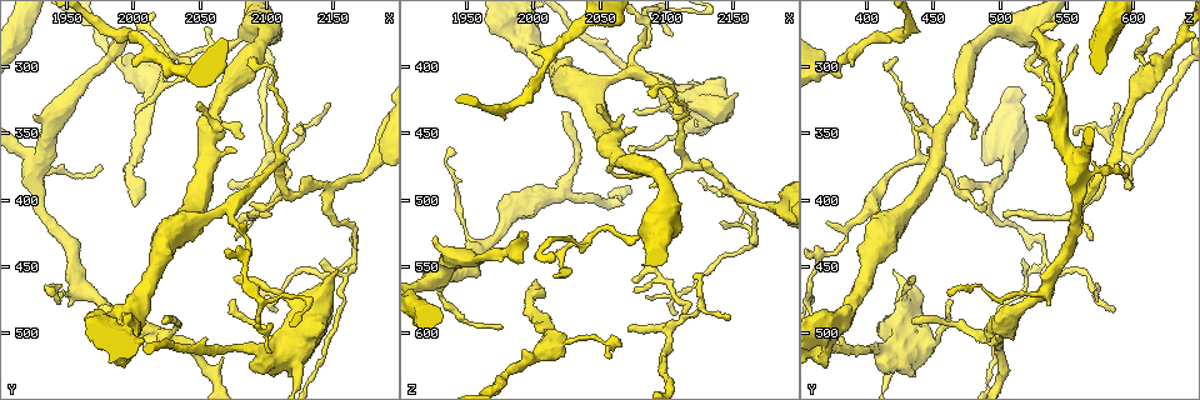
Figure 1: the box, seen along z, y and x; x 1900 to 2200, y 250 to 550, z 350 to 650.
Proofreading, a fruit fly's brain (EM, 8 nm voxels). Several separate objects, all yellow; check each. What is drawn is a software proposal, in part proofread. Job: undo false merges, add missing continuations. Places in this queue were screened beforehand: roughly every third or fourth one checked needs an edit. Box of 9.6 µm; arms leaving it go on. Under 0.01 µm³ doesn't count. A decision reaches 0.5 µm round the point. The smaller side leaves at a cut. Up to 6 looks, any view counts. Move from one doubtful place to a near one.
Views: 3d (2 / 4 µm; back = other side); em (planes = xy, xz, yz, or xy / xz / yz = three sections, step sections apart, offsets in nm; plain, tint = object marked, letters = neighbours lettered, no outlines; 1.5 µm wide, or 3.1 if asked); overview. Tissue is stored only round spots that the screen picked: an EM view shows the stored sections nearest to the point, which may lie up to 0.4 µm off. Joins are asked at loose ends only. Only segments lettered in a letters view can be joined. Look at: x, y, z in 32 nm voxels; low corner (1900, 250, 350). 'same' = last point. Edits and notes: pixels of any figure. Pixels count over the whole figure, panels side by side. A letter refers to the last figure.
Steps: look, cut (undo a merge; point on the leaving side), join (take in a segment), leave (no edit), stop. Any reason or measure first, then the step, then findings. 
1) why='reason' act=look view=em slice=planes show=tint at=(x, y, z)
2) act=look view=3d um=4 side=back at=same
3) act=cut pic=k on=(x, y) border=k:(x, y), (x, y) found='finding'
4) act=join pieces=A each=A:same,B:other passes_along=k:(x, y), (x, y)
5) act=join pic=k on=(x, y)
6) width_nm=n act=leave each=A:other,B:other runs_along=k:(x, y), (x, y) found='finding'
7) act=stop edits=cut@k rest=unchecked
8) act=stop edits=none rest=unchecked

why='tapers out' act=look view=3d um=2 at=(2102, 514, 372)

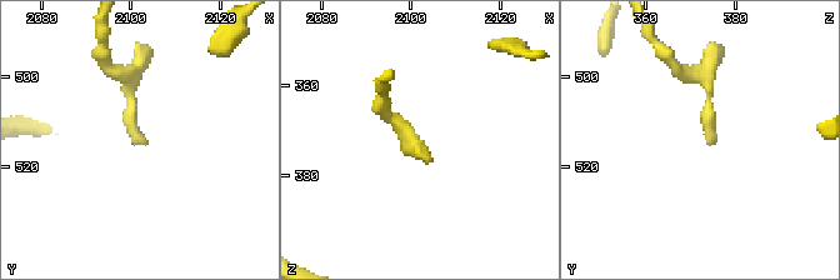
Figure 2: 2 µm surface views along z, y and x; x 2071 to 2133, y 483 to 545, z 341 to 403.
why='shape alone is not enough' act=look view=em slice=xy step=4 show=letters at=(2102, 515, 373)

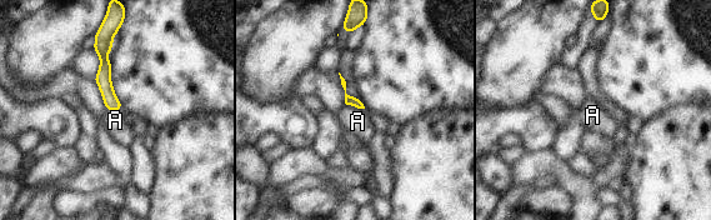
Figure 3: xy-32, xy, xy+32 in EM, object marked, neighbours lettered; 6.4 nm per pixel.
act=look view=em slice=planes show=letters at=same

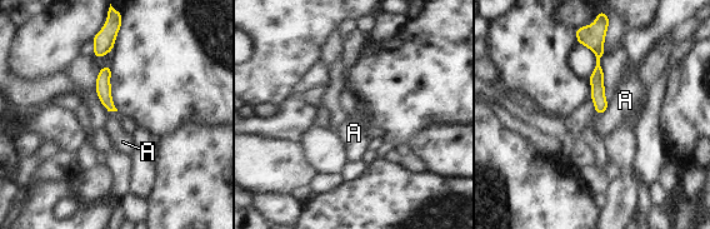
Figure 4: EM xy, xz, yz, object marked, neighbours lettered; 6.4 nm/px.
act=leave each=A:other border=4:(609, 103), (599, 115) found='no lettered segment goes on from it'

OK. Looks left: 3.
why='a narrow waist' act=look view=3d um=4 side=back at=(2164, 446, 536)

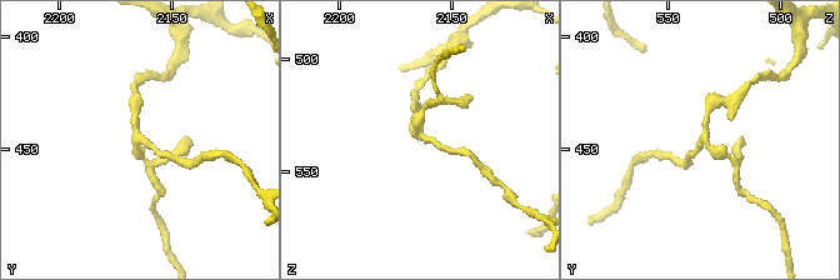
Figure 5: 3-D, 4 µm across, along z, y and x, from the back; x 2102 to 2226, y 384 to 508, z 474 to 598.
arms=3 act=look view=em slice=xy step=4 show=tint at=(2164, 443, 534)

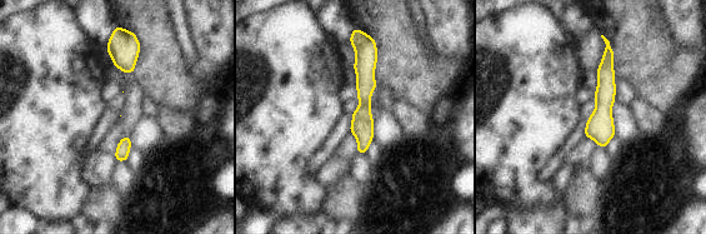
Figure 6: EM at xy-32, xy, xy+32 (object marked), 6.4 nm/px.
why='cut it another way' act=look view=em slice=planes show=letters at=same

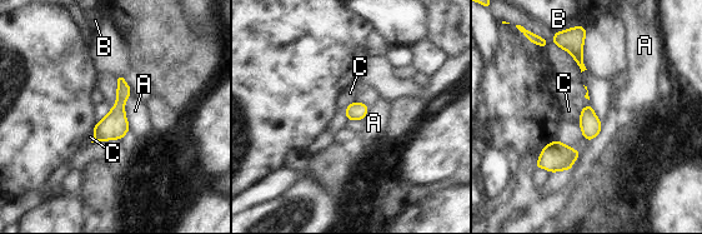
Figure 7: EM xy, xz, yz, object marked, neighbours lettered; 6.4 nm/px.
width_nm=120 act=leave each=A:other,B:other,C:other border=7:(581, 109), (578, 122) found='one neuron here'

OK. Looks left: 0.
act=stop edits=none rest=unchecked

